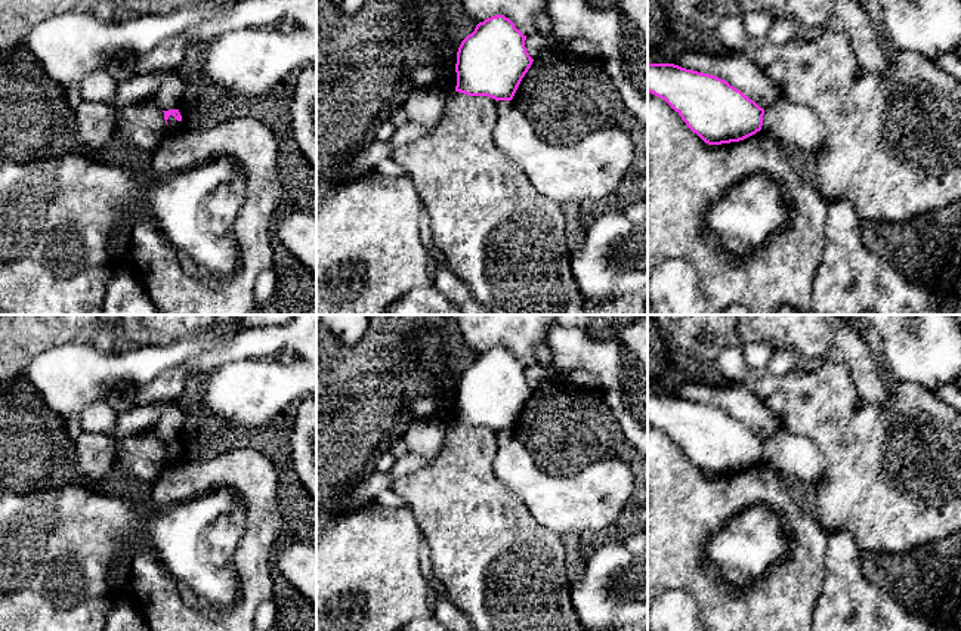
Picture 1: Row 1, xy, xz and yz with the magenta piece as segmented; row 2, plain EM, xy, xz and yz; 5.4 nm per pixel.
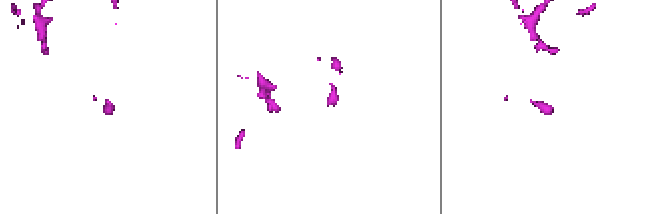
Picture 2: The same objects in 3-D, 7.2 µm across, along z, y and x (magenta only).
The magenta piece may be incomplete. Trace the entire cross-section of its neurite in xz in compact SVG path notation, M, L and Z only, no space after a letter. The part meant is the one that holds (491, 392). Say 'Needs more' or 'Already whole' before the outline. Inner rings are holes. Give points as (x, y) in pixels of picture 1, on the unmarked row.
Already whole. M504 346L479 353L458 378L455 423L512 432L534 393L525 371Z

